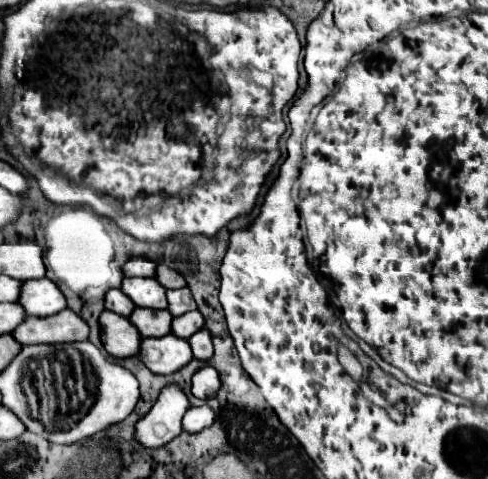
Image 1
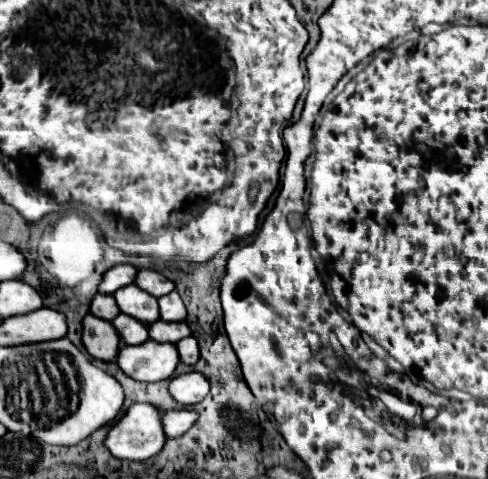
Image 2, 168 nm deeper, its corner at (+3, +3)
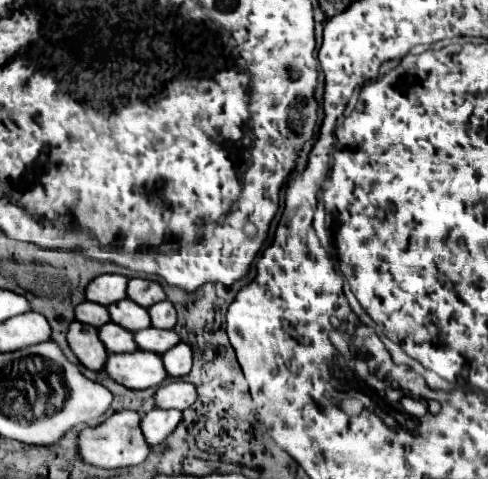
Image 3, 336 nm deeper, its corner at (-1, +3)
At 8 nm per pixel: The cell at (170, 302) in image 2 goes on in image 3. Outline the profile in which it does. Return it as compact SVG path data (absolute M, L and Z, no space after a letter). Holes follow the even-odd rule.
M170 300L150 306L148 312L152 318L152 326L156 326L156 328L174 328L176 326L176 310Z

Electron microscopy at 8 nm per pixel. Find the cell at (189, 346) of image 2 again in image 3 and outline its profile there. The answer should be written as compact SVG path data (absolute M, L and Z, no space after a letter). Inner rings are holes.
M186 342L176 344L162 358L164 358L164 366L168 370L168 376L180 378L192 370L192 348Z

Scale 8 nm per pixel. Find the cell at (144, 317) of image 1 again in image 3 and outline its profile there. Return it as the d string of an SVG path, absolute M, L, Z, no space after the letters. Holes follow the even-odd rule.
M108 322L104 326L100 326L100 338L106 346L108 352L132 352L138 350L136 340L134 340L134 332L122 328L116 322Z

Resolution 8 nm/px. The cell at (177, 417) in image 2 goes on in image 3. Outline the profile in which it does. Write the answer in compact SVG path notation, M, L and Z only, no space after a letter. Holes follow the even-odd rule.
M150 410L144 414L144 436L148 436L148 444L156 446L162 444L180 424L182 412L180 410Z

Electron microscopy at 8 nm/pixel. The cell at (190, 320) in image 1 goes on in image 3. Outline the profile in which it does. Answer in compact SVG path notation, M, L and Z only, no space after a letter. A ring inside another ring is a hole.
M144 328L136 332L136 344L142 350L156 350L156 354L164 354L180 342L176 330L160 330L160 328Z

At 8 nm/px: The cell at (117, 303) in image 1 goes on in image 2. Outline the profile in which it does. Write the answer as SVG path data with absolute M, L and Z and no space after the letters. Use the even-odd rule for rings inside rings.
M96 294L90 302L90 314L96 318L102 318L102 320L114 320L120 314L120 310L118 310L112 296Z

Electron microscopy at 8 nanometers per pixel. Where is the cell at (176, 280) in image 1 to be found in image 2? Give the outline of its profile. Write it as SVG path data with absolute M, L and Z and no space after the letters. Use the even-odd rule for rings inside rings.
M138 270L134 282L136 282L136 286L140 286L144 292L152 294L154 298L160 298L174 290L174 284L170 280L166 280L160 272L154 272L154 270Z

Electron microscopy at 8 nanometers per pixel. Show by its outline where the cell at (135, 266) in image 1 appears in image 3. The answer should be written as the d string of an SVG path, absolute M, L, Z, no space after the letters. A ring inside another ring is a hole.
M102 274L94 278L86 288L86 300L100 302L104 306L126 298L128 278L124 274Z

